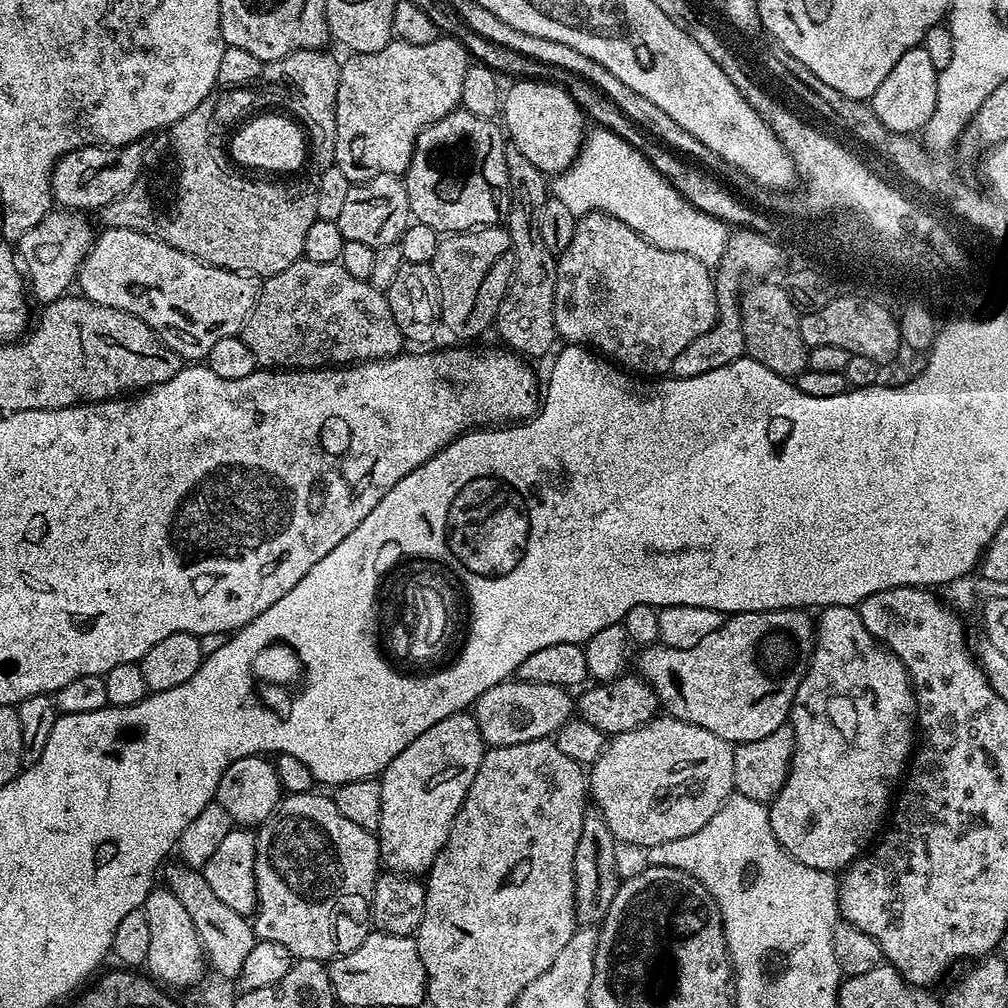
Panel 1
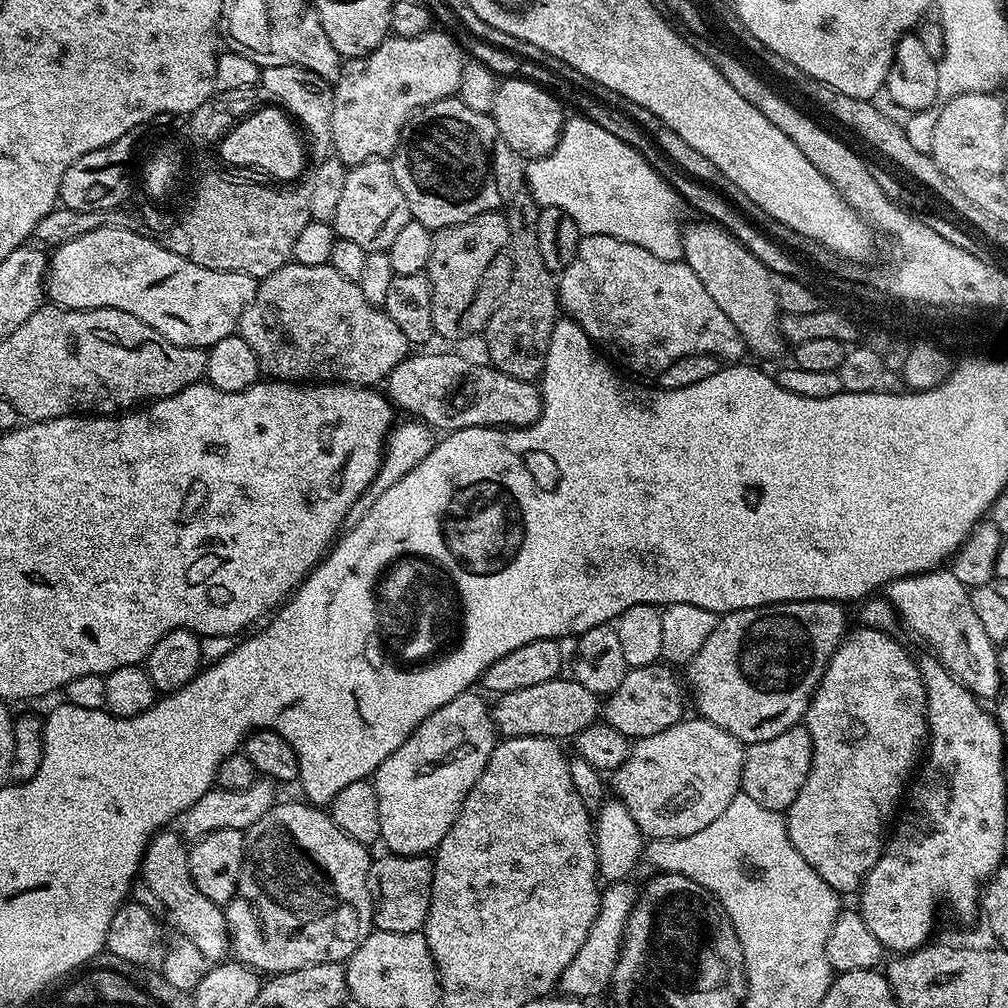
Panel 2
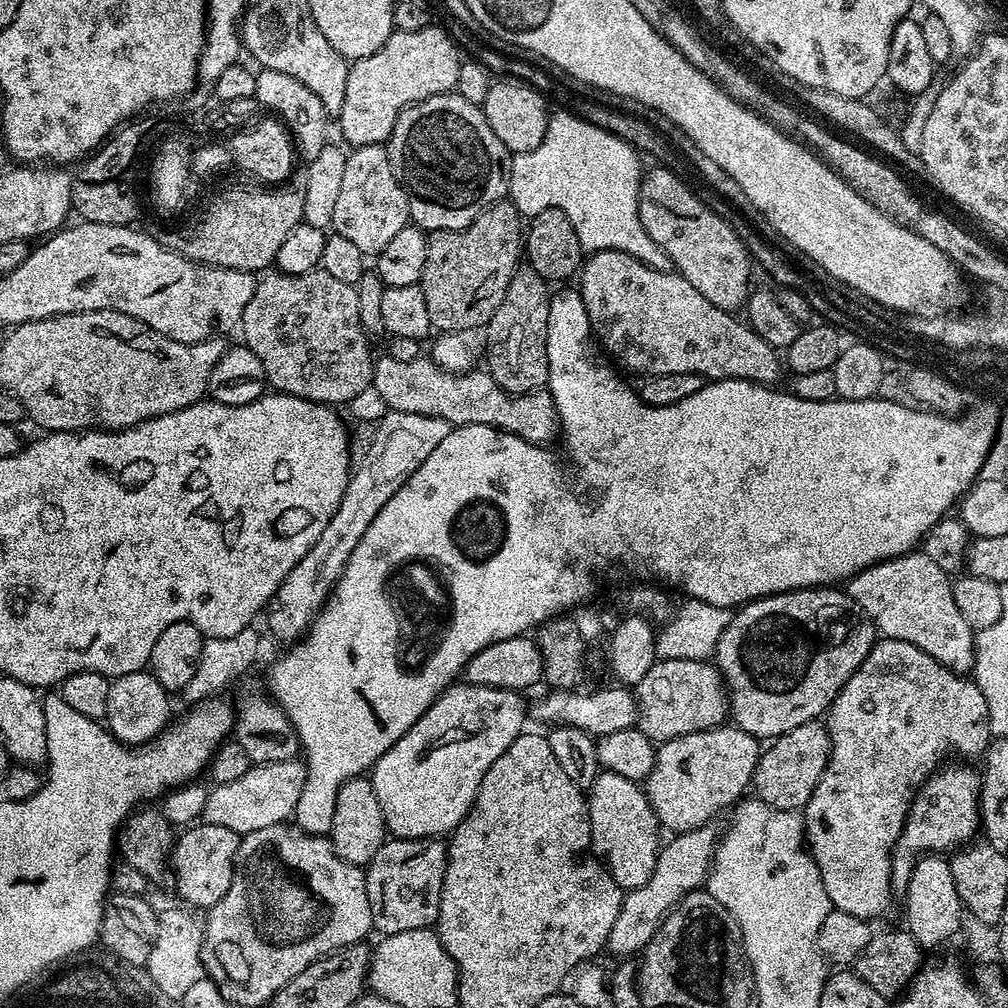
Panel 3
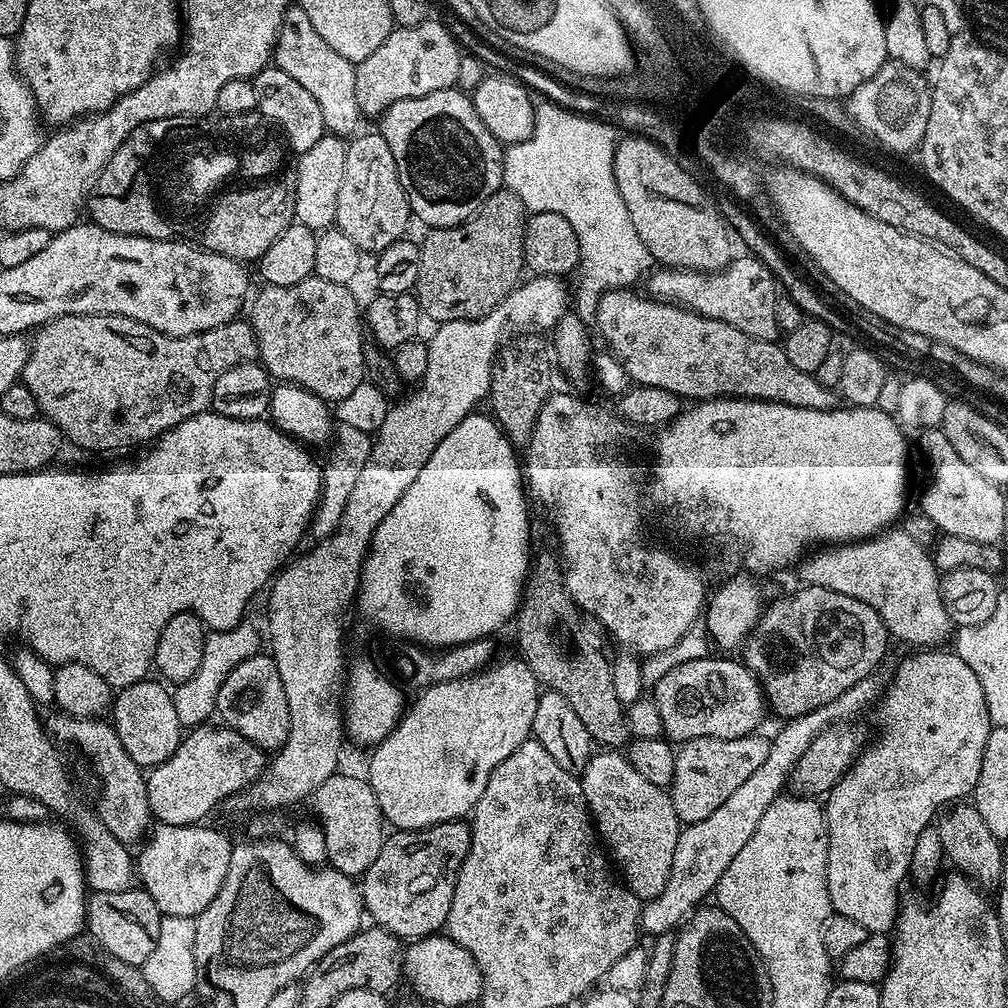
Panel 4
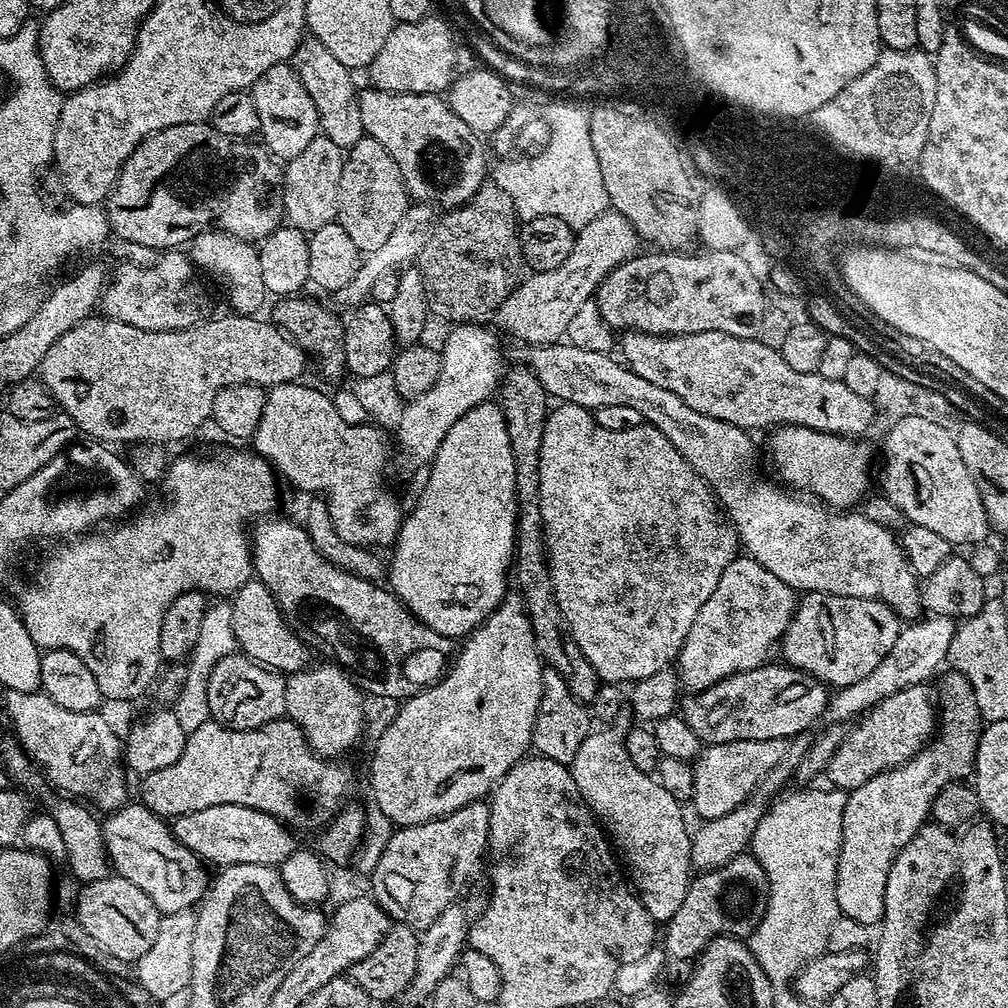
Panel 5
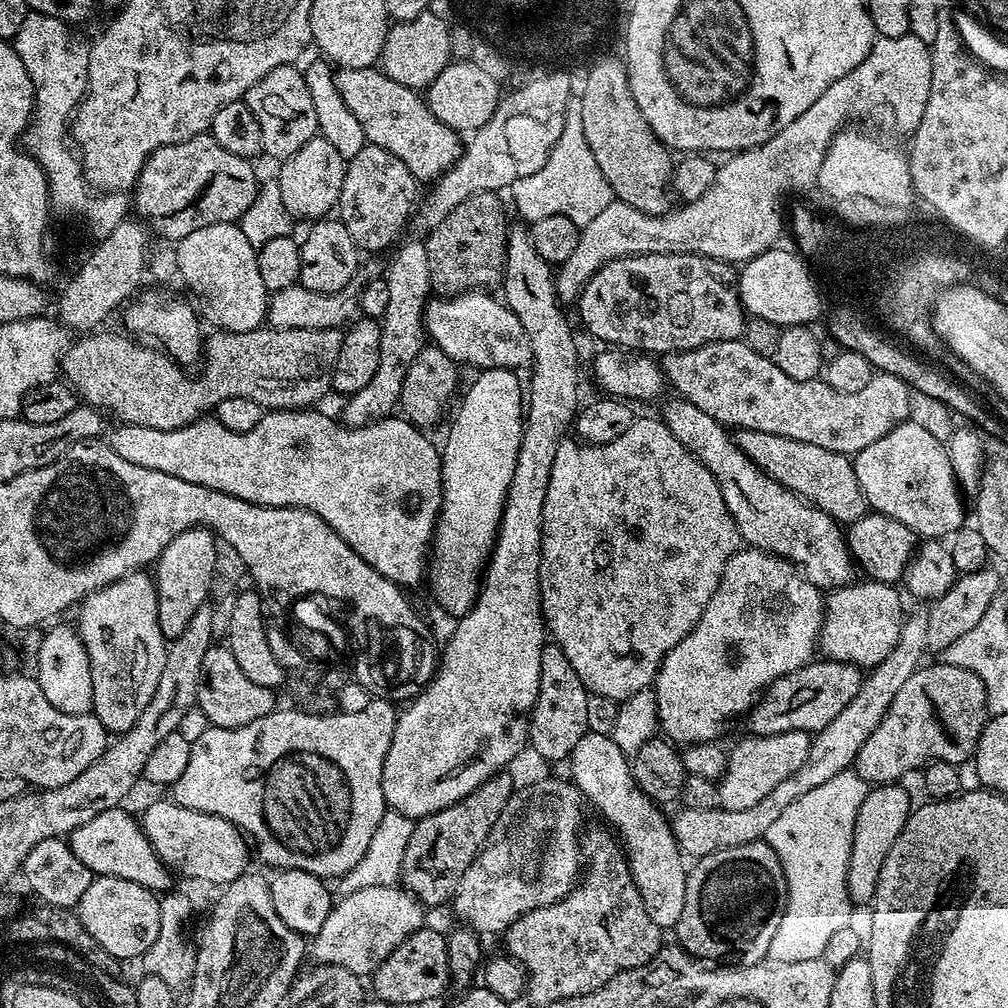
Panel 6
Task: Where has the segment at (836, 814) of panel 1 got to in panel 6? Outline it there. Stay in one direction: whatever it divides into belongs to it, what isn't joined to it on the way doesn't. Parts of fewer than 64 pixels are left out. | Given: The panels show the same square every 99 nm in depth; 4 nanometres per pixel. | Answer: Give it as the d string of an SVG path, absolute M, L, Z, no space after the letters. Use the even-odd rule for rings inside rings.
M895 783L873 787L866 794L856 815L850 862L846 870L846 886L853 905L868 906L875 901L878 874L882 874L882 862L886 862L886 854L890 854L890 846L894 846L894 838L902 834L902 826L906 826L908 814L914 807L913 801L908 801L907 790L900 787L904 786Z

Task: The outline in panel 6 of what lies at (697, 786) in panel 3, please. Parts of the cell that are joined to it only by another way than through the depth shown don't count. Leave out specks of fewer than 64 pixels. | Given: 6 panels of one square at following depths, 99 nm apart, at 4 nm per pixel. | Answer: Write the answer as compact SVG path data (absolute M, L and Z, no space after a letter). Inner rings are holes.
M787 732L786 734L770 734L769 736L745 735L745 740L737 742L728 752L728 765L724 775L718 781L716 798L719 807L726 810L747 810L761 798L766 798L778 782L790 778L802 762L806 762L806 754L812 745L809 733Z

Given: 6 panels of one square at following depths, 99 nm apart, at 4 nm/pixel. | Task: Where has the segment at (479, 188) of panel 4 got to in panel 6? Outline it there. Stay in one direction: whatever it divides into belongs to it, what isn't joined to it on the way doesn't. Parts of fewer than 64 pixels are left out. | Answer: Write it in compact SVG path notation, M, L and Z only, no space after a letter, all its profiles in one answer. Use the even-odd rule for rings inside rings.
M379 67L341 68L336 72L336 85L346 106L350 106L350 114L358 118L368 143L390 150L394 158L402 158L416 181L437 181L461 157L461 137L434 116L427 99L417 89L394 82Z

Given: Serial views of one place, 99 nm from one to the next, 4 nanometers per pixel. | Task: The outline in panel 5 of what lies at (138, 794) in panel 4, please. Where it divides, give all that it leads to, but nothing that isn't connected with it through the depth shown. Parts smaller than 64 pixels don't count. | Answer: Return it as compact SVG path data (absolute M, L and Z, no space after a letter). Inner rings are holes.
M44 691L38 692L8 692L8 716L16 723L15 739L21 748L28 753L29 759L39 771L44 771L44 776L56 788L61 788L61 793L72 798L83 798L85 801L93 800L101 813L107 814L124 807L129 799L128 788L122 781L116 780L116 767L122 764L122 736L112 729L112 724L106 717L100 716L99 711L79 712L66 710L54 702L54 698L47 696Z

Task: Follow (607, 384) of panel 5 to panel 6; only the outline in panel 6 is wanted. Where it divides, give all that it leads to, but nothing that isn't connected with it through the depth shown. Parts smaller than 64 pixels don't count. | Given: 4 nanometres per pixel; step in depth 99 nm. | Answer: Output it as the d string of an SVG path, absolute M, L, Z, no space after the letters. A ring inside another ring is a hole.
M484 290L429 299L424 308L424 331L427 339L460 366L473 364L476 370L527 369L532 362L530 338L520 319L510 311L507 304L497 297L496 300ZM672 398L664 408L662 419L670 434L674 434L674 438L678 438L678 442L682 442L682 446L686 446L686 450L690 450L690 454L694 454L702 462L702 466L710 470L710 474L714 474L718 490L722 490L722 502L726 502L726 510L730 510L736 529L740 531L741 541L747 547L759 548L761 552L768 552L772 556L779 556L781 560L788 561L815 588L831 590L853 583L854 561L848 552L845 529L836 519L821 508L809 504L802 497L794 495L789 488L772 480L763 470L757 468L753 460L741 450L739 443L733 442L733 433L725 425L710 418L710 414L702 414L698 406L679 398Z

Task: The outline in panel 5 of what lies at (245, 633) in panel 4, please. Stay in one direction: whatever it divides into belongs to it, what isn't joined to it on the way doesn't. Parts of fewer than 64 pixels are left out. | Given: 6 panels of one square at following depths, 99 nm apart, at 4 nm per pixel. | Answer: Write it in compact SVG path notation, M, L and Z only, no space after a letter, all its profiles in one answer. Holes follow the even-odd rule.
M225 599L213 601L202 620L201 633L198 634L197 645L192 651L187 663L187 676L183 682L183 689L179 691L176 701L173 701L172 711L176 719L181 723L184 733L195 735L206 722L211 721L209 714L209 698L206 695L206 686L209 685L210 673L214 666L228 656L237 653L238 642L234 636L231 616L231 603Z

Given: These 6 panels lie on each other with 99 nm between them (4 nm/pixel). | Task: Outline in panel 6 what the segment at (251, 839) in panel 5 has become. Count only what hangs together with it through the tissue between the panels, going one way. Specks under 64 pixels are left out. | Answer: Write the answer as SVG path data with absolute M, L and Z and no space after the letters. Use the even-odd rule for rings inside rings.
M166 798L154 801L145 810L144 816L139 817L139 822L150 846L173 873L181 872L192 880L205 880L208 884L226 886L231 880L236 880L249 871L249 841L226 818L187 809L186 806L176 804L172 798Z

